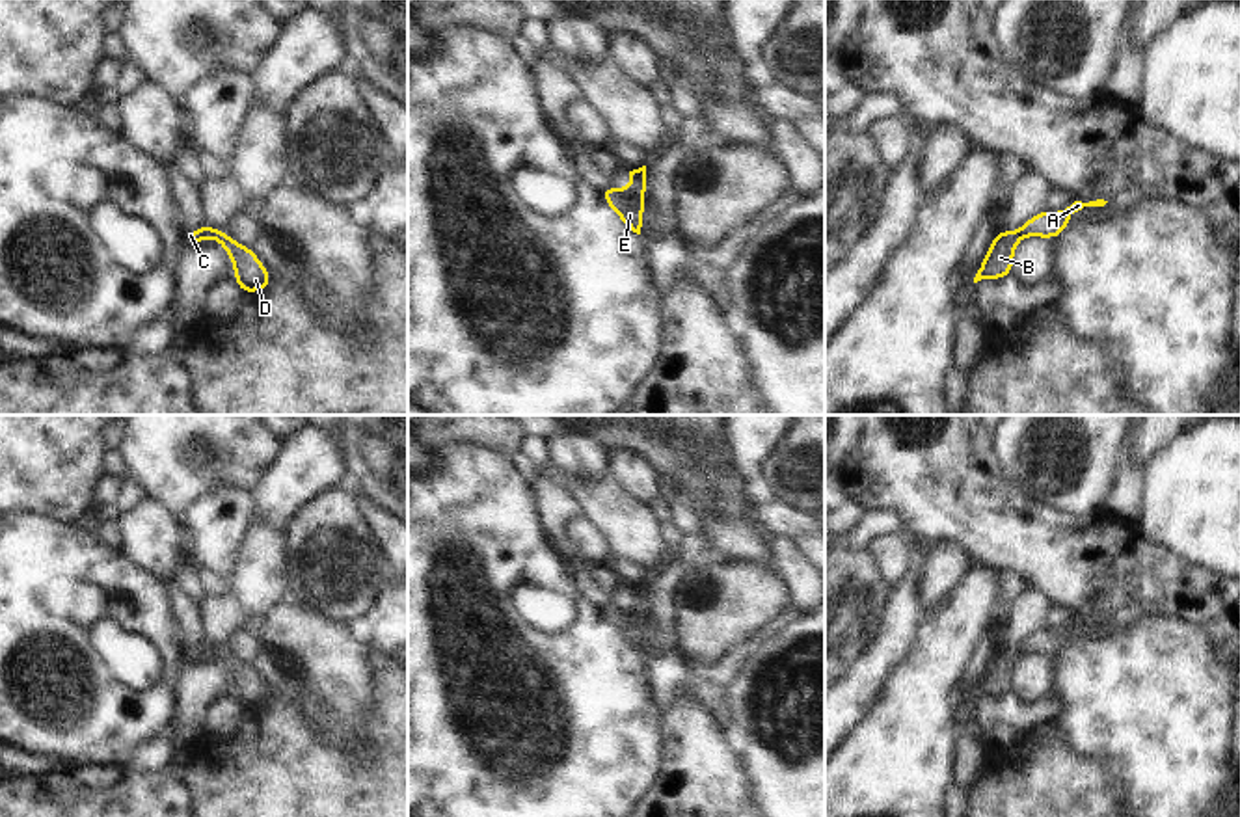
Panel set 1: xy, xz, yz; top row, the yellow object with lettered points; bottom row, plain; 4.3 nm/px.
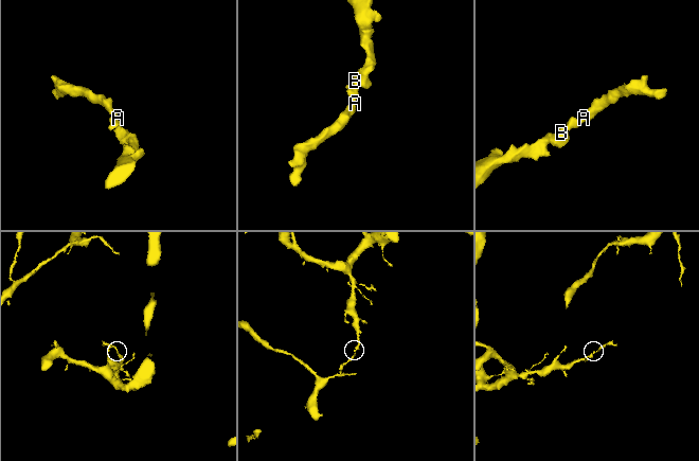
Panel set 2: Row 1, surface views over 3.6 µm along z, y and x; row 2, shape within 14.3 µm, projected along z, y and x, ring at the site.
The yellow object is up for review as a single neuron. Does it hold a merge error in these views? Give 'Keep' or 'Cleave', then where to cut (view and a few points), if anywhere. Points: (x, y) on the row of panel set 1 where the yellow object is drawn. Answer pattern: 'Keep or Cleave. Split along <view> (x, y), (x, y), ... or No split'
Keep. No split

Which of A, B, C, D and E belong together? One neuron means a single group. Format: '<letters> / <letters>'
A B C D E

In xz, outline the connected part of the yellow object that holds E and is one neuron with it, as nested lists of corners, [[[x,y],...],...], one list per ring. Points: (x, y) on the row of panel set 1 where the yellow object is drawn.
[[[646,166],[629,171],[629,181],[629,190],[605,186],[601,197],[633,233],[640,234],[642,208],[646,207]]]

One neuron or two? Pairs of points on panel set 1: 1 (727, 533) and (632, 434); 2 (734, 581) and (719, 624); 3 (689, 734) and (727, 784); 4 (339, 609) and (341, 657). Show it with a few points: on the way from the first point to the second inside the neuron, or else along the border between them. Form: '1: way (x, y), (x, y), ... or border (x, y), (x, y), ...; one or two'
1: way (723, 503), (661, 441); one
2: way (732, 592), (719, 607), (719, 613); one
3: way (693, 747), (714, 771); one
4: border (298, 605), (319, 609), (345, 626); two

